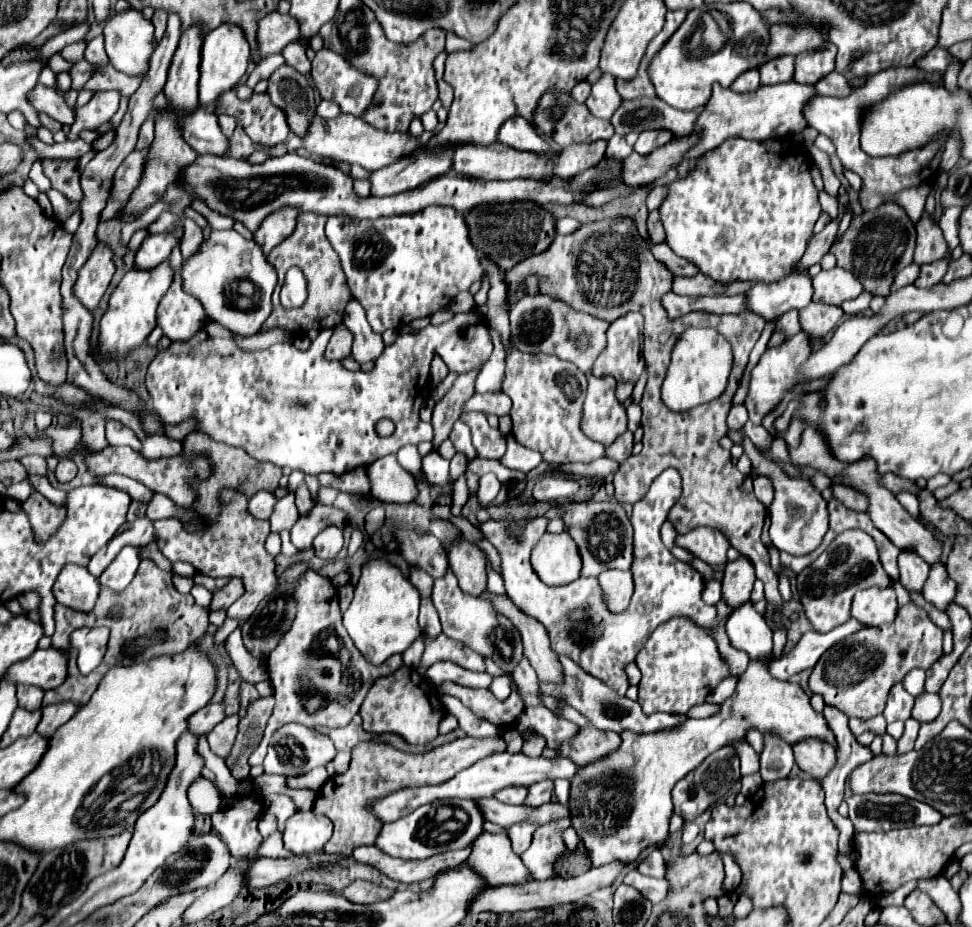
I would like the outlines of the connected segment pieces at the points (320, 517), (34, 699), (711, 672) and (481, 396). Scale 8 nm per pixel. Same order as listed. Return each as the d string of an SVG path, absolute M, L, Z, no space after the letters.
M317 503L307 515L301 515L297 519L297 523L291 527L291 543L299 551L311 549L311 543L317 537L317 533L323 531L331 523L335 523L343 529L345 527L345 515L341 511L335 511L333 507L325 507L325 505Z
M17 685L17 699L19 699L19 707L27 709L27 711L35 711L41 707L41 699L43 699L43 689L41 687L33 687L33 685Z
M669 619L659 625L655 633L649 637L641 653L637 655L637 665L643 673L639 685L639 703L645 713L675 713L683 715L693 705L705 701L705 697L727 677L729 669L721 661L717 653L717 643L705 633L705 629L697 629L691 621Z
M473 393L465 405L463 405L463 413L469 411L479 411L479 413L495 413L497 417L507 415L511 409L511 401L509 397L505 397L505 393Z

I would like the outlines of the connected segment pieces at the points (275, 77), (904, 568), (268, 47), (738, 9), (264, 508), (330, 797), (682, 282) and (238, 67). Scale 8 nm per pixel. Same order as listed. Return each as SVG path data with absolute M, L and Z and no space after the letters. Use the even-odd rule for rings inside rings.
M281 65L271 77L269 77L269 89L267 95L271 97L271 103L277 105L285 117L289 129L297 137L305 137L309 131L309 125L315 119L315 89L311 81L297 73L289 65Z
M901 553L899 555L899 571L901 571L901 585L905 587L907 593L921 593L927 575L929 575L929 565L921 561L921 557L913 557L911 553Z
M273 11L261 19L257 37L259 37L261 57L267 57L271 53L281 53L291 41L297 41L301 37L299 21L291 15L281 15Z
M745 3L703 5L687 13L687 19L681 23L681 27L651 59L649 79L655 87L657 97L663 99L667 105L681 111L693 111L697 107L703 107L705 101L709 101L713 83L729 87L741 73L757 67L761 57L765 55L767 41L769 41L769 27L765 25L765 21L761 21L761 13L749 9L749 5ZM711 11L723 13L723 17L729 23L729 33L723 33L725 41L717 45L717 49L711 49L703 41L703 15Z
M259 491L259 493L255 493L255 495L249 499L247 511L249 511L255 519L269 519L275 501L277 501L277 497L275 497L273 493L269 493L269 491Z
M463 737L455 739L453 743L441 745L427 753L401 753L385 743L359 743L353 749L353 759L349 769L343 775L335 775L327 779L327 783L321 787L313 813L325 815L335 825L331 841L325 845L325 853L343 853L349 855L359 845L373 845L373 837L377 837L381 823L373 817L369 811L369 803L375 799L381 799L397 789L403 787L421 787L421 785L437 785L449 781L455 773L461 769L471 767L479 759L501 753L507 749L507 743L503 737L485 737L485 739L473 739Z
M673 277L673 287L671 291L677 295L687 295L687 297L701 297L701 295L739 295L745 293L745 289L751 285L745 283L717 283L709 281L709 277Z
M223 23L217 29L209 31L203 41L201 53L201 79L199 79L199 105L213 103L219 93L225 89L233 89L239 79L245 75L249 65L249 41L245 31L239 25Z

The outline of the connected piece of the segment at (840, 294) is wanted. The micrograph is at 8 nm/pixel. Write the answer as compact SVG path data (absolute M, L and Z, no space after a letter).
M841 267L821 271L813 277L813 301L841 305L847 299L855 299L863 293L863 285Z

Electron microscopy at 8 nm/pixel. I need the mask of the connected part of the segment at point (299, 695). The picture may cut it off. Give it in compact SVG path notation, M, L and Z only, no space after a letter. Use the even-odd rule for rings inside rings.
M309 569L297 587L297 619L289 633L281 639L281 645L269 655L269 675L275 687L275 709L267 723L265 737L255 753L249 757L251 765L261 765L267 755L267 745L273 733L287 723L301 723L307 727L345 727L357 715L365 693L377 677L389 675L403 667L401 657L391 657L385 665L369 665L349 635L341 625L339 597L333 583ZM323 669L329 669L329 675L321 675Z

